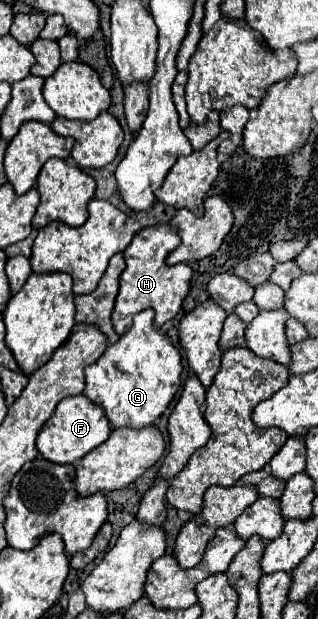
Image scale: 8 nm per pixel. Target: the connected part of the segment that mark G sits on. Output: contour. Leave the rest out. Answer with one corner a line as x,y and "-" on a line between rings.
152,310
138,312
134,316
134,326
86,368
86,386
82,394
104,410
112,428
146,428
154,424
180,386
180,352
164,332
152,326
152,318

